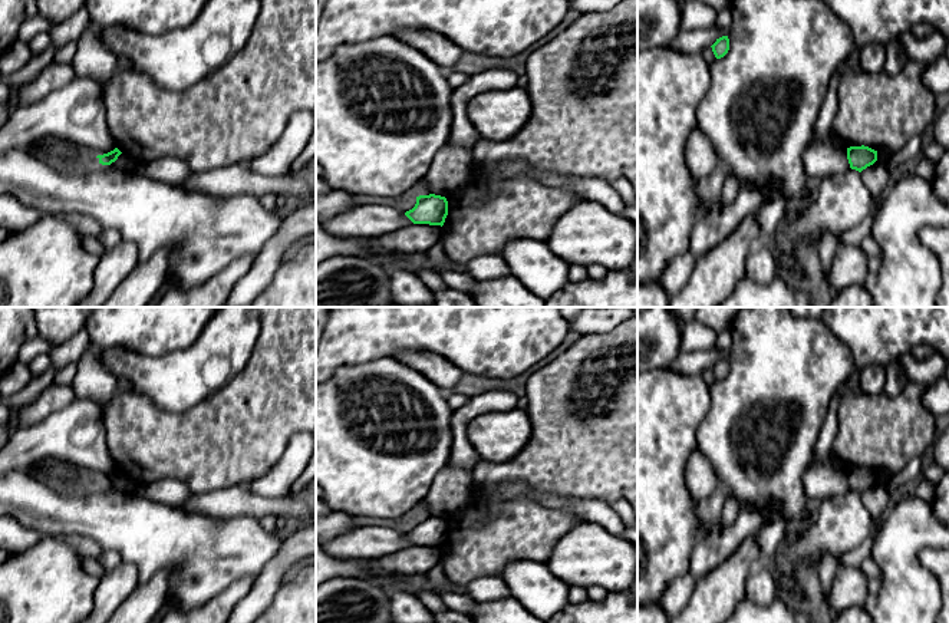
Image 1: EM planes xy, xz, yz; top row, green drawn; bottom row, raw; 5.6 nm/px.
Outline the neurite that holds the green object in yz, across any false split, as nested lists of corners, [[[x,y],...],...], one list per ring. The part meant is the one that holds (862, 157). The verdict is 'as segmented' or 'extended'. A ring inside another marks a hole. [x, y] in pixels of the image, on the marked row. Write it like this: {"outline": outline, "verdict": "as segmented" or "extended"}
{"outline": [[[850,146],[847,148],[847,159],[851,169],[861,172],[877,161],[877,151],[869,146]]], "verdict": "as segmented"}

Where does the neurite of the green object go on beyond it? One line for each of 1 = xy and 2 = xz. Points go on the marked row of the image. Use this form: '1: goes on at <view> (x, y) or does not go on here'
1: does not go on here
2: does not go on here

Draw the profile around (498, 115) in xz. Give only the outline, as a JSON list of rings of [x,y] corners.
[[[527,89],[482,92],[468,103],[468,118],[487,141],[507,141],[517,135],[531,115]]]

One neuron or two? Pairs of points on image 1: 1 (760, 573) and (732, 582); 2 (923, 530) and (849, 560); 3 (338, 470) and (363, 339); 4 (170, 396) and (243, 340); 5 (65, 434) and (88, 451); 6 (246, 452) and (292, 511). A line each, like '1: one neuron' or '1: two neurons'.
1: two neurons
2: two neurons
3: two neurons
4: one neuron
5: one neuron
6: two neurons

